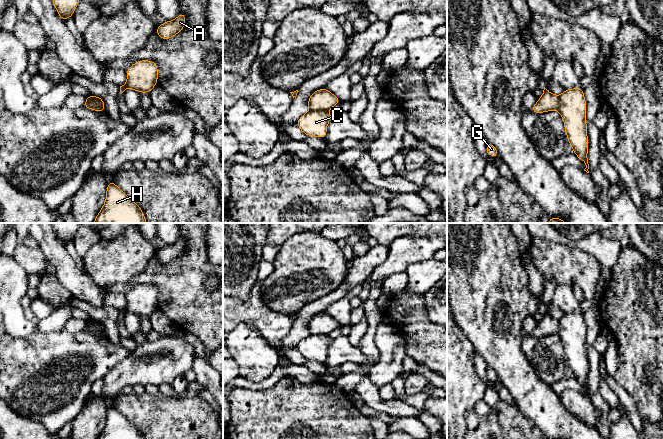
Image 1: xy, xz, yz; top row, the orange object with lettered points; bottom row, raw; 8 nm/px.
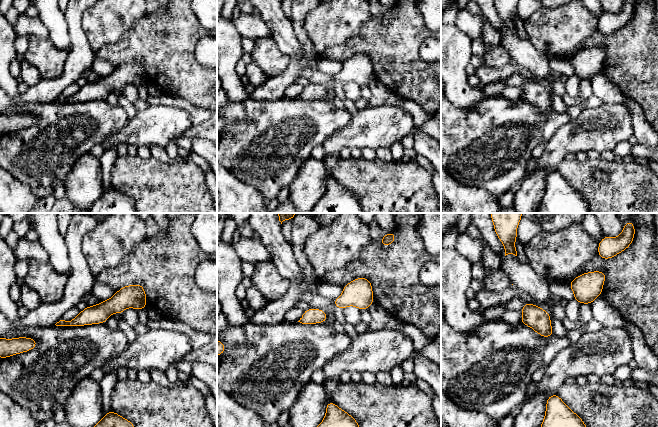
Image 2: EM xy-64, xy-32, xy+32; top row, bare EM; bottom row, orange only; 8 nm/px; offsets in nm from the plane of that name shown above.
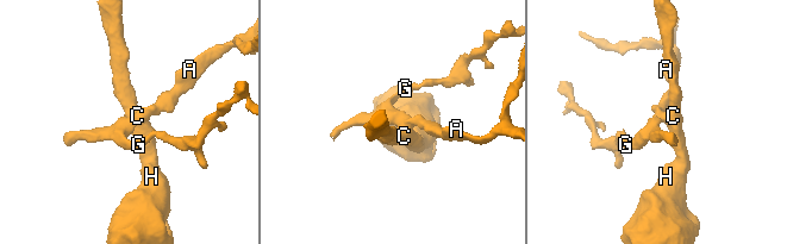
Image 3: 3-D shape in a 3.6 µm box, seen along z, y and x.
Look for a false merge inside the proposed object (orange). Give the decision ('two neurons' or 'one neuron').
two neurons

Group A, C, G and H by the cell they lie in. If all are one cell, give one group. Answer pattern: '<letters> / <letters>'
A G / C H

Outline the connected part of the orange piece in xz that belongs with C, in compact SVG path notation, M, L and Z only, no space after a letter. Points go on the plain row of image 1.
M313 333L299 341L296 349L306 360L325 363L327 358L327 349L329 348L331 341L332 338L328 334Z

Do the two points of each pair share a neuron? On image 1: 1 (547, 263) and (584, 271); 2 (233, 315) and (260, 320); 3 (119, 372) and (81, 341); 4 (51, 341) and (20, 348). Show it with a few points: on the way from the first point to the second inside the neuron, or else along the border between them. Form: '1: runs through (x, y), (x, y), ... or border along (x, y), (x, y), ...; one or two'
1: runs through (556, 263), (575, 267); one
2: runs through (240, 315), (253, 315); one
3: border along (131, 352), (102, 378); two
4: runs through (43, 346), (40, 349), (28, 349); one

